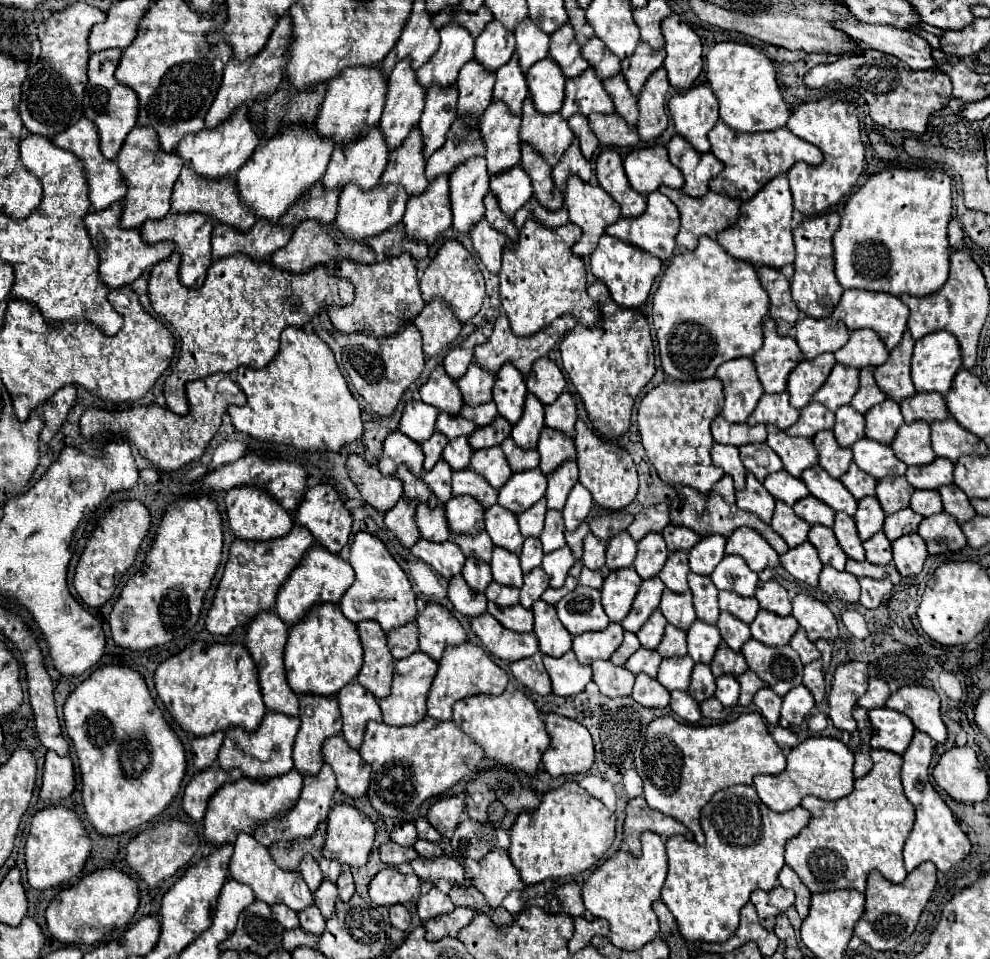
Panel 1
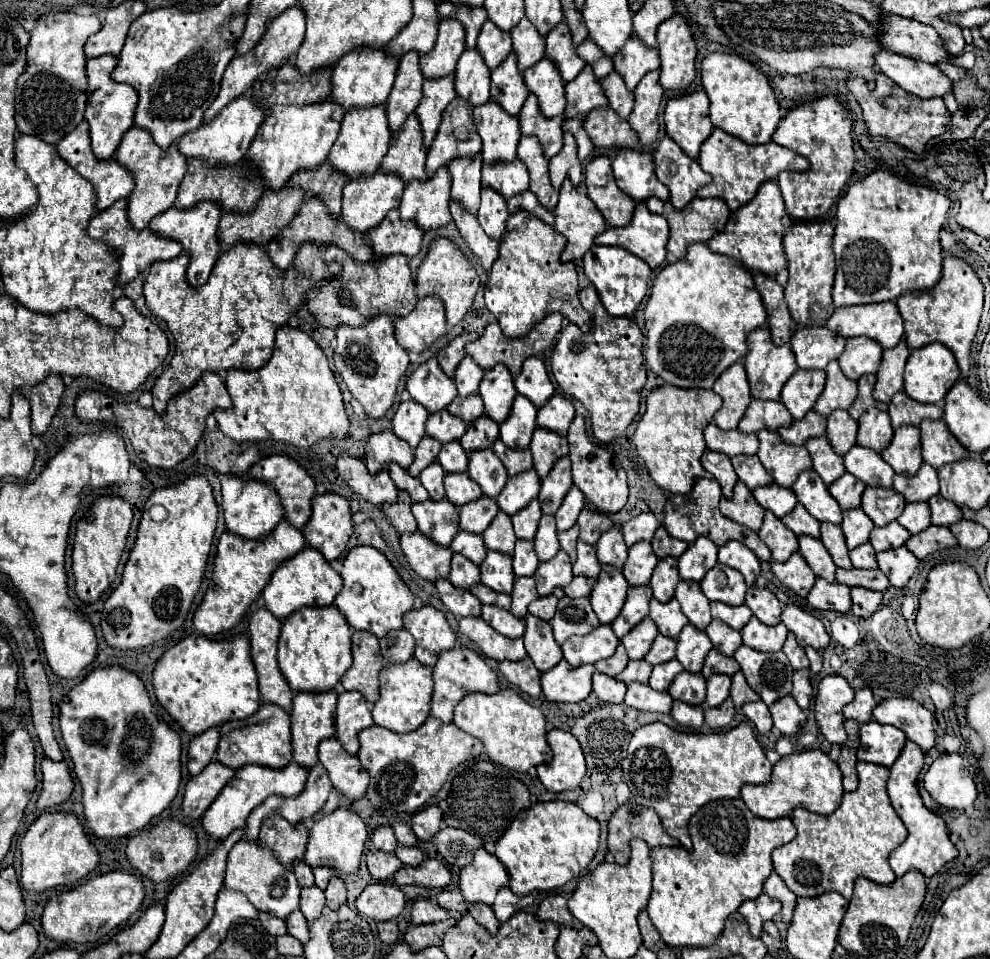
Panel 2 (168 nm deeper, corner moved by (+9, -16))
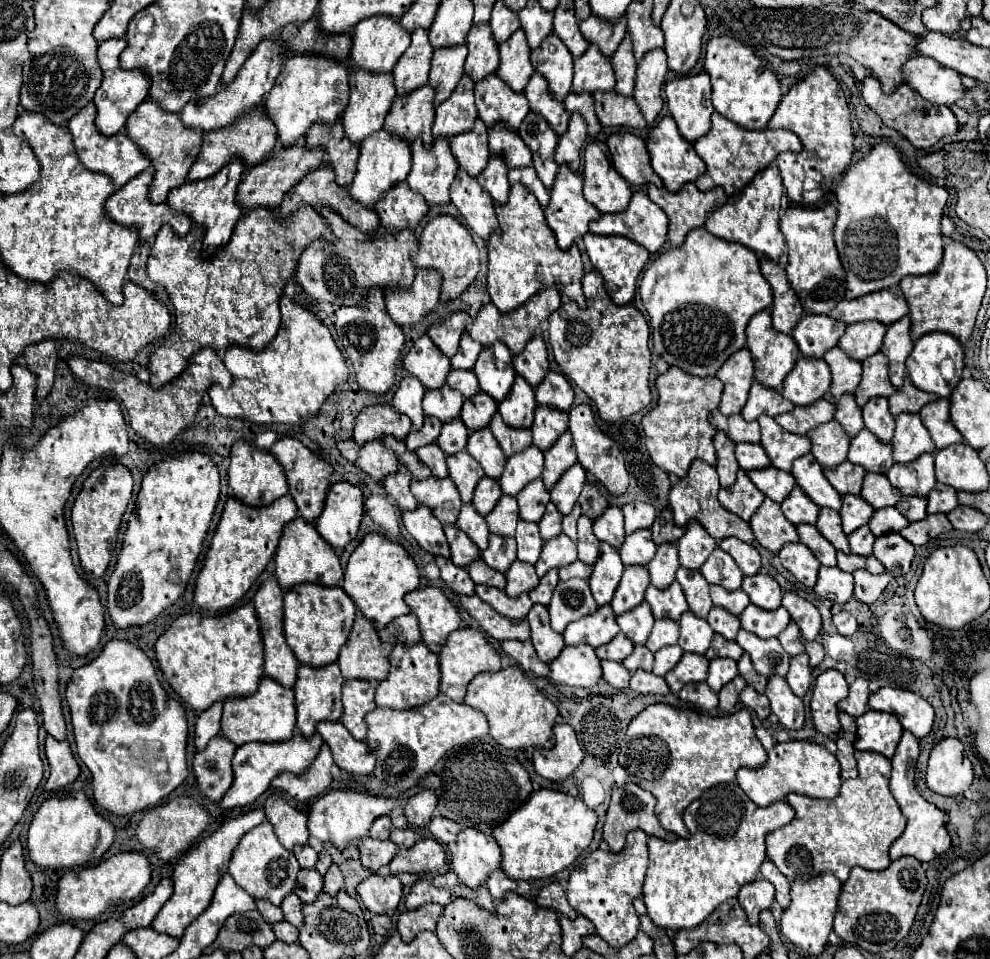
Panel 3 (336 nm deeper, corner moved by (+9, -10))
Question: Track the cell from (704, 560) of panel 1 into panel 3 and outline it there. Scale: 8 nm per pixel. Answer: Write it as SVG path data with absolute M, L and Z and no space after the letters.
M691 520L687 524L687 530L685 530L681 542L677 542L679 562L683 568L699 570L715 548L717 548L717 540L711 538L699 522Z

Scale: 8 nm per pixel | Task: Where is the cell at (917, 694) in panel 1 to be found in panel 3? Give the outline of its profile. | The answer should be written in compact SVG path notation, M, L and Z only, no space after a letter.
M881 688L871 694L869 706L879 712L895 714L905 730L915 734L919 740L925 738L933 728L933 708L931 704L911 690L901 688Z

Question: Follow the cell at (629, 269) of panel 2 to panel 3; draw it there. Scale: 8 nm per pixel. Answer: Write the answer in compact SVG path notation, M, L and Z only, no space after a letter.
M589 232L583 238L583 242L585 242L585 248L587 248L587 254L589 254L593 268L597 272L601 272L601 276L603 276L607 294L617 304L629 304L635 296L635 290L637 290L637 278L649 260L649 252L641 244L637 244L629 238L623 238L623 236L595 236Z

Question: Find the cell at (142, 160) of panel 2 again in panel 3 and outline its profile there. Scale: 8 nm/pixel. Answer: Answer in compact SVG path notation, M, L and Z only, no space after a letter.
M147 100L141 102L137 110L129 116L125 124L125 136L137 144L137 148L151 160L151 166L155 168L153 180L149 184L149 200L153 204L163 204L167 200L167 194L185 182L185 176L195 162L203 140L201 130L189 130L181 124L177 114L165 114L159 110L157 104Z

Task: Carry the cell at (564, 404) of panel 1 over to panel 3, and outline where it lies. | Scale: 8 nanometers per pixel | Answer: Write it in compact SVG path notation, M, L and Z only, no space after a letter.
M547 372L541 386L537 386L535 390L535 398L541 406L569 412L573 406L573 388L565 376L557 372Z

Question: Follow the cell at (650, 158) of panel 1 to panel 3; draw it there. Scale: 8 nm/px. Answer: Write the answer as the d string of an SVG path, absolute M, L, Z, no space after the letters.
M615 132L607 138L607 146L613 158L615 170L631 186L645 186L645 184L663 186L661 178L651 168L649 152L645 148L645 142L639 136L631 132Z

